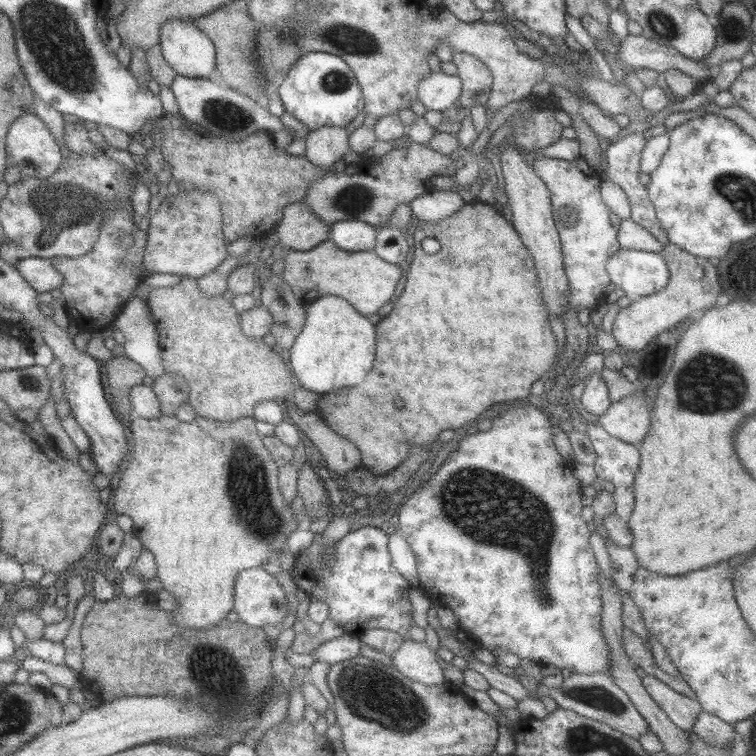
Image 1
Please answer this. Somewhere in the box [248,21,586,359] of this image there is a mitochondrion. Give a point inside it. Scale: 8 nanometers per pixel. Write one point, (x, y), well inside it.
(353, 40)

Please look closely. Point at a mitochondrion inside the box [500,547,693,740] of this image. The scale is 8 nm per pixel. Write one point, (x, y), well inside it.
(594, 695)

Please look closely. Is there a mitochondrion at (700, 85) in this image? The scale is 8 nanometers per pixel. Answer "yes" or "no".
no

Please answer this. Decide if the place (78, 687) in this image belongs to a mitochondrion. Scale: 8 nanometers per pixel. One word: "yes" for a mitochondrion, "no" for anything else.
no

